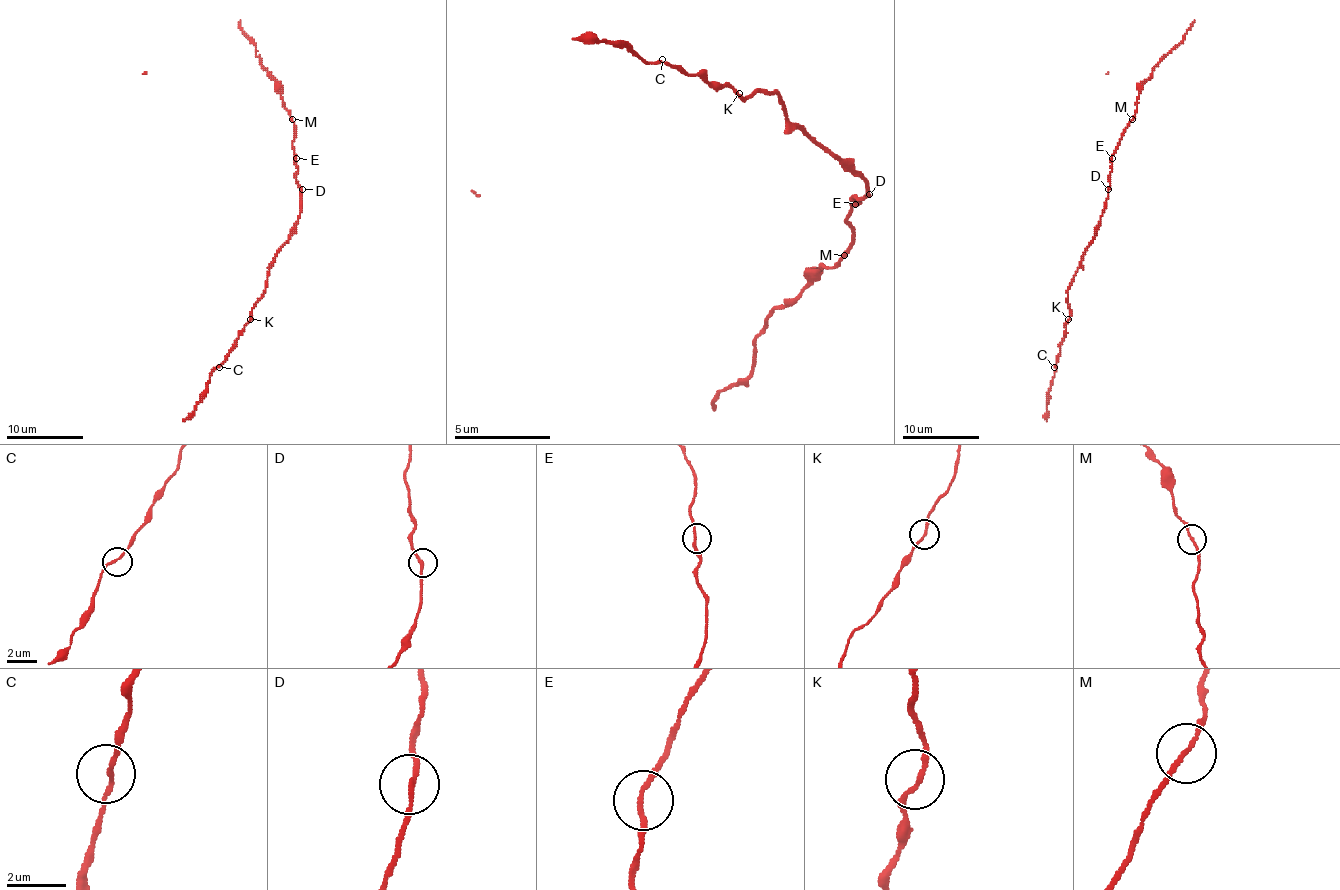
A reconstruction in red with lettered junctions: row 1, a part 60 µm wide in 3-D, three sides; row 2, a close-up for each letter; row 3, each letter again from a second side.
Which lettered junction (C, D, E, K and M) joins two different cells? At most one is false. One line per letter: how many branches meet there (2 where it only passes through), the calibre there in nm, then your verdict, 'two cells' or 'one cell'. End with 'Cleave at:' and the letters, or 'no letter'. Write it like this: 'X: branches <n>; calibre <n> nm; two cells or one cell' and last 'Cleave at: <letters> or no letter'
C: branches 2; calibre 140 nm; one cell
D: branches 2; calibre 160 nm; one cell
E: branches 2; calibre 150 nm; one cell
K: branches 2; calibre 150 nm; one cell
M: branches 2; calibre 140 nm; two cells
Cleave at: M

